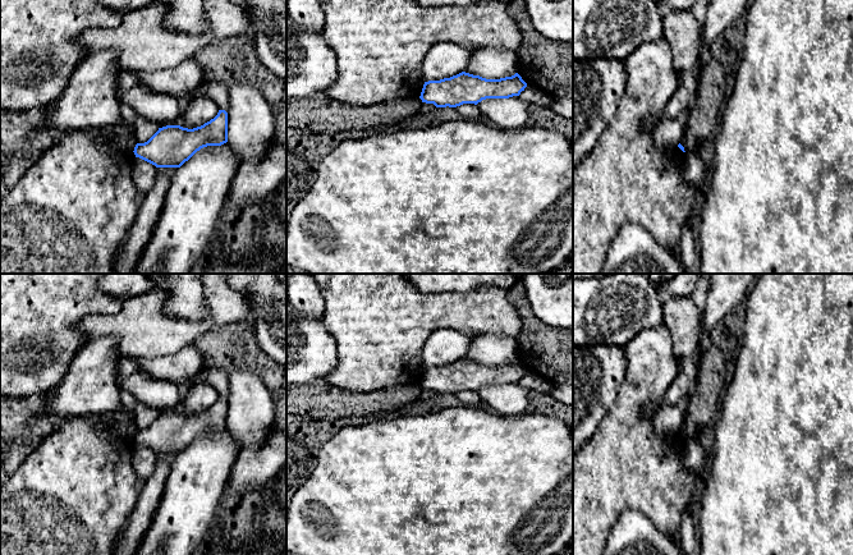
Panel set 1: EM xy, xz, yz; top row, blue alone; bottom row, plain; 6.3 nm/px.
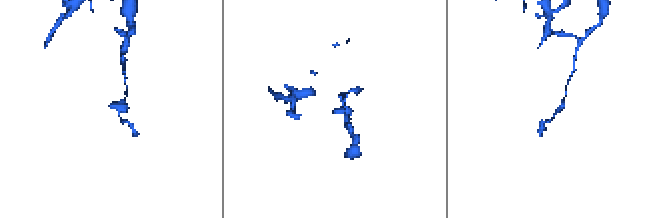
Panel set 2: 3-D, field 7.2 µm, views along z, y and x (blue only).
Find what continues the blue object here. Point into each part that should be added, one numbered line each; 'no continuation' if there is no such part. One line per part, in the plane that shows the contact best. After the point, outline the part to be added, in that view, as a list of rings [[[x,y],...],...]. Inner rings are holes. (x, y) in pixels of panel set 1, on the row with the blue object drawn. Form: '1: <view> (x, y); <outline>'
no continuation

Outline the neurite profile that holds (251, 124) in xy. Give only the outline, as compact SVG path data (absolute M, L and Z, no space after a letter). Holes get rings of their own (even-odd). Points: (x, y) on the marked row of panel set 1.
M244 77L228 84L228 142L240 160L262 156L272 143L275 119L260 88Z

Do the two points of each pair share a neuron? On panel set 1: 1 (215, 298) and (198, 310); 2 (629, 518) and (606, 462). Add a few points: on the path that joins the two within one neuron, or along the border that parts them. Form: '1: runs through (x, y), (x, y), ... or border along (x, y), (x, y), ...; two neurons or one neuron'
1: border along (203, 287), (206, 316), (198, 321), (175, 316); two neurons
2: border along (654, 523), (636, 510), (626, 510), (609, 535); two neurons

